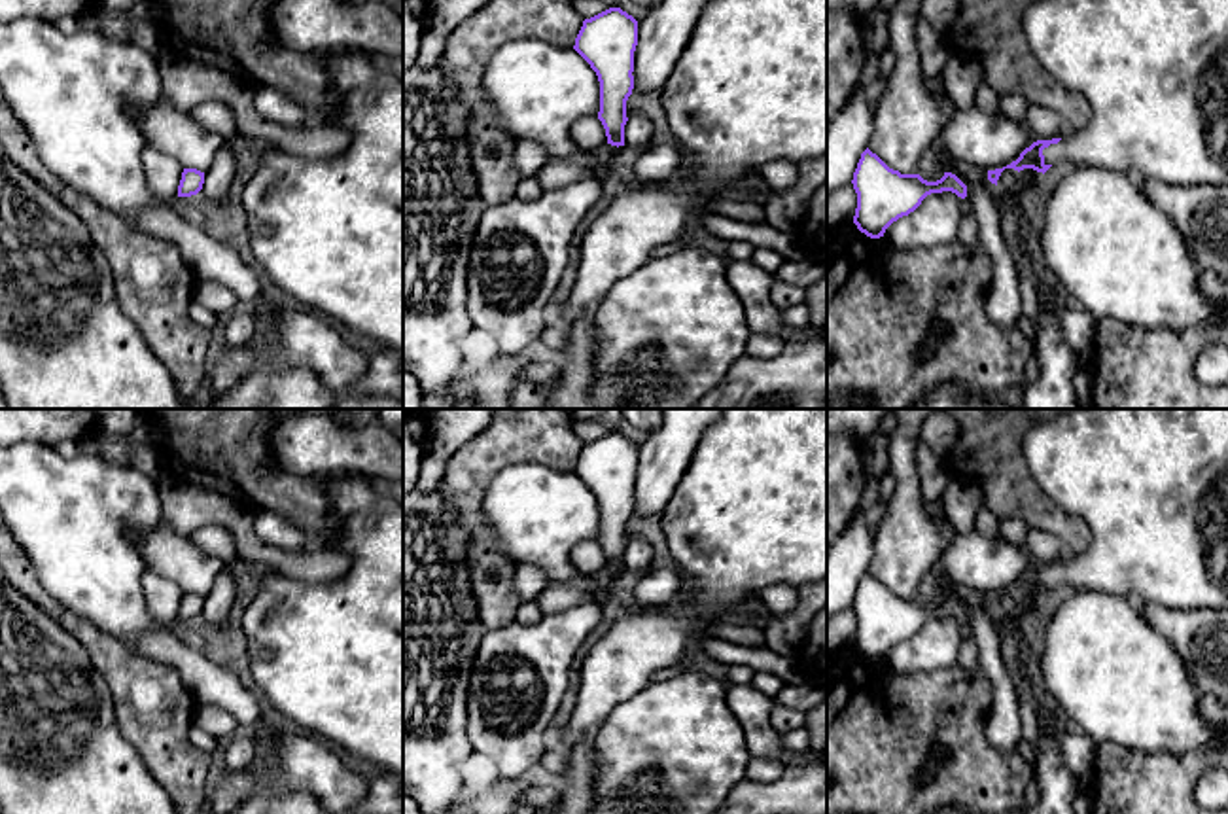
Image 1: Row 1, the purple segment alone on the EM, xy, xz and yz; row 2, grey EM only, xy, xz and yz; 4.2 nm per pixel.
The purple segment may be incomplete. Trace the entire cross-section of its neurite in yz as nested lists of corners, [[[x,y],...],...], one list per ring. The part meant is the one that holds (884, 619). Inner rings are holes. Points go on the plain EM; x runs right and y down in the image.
[[[868,572],[861,577],[851,608],[857,617],[853,647],[870,663],[884,661],[893,646],[914,636],[931,617],[952,615],[967,621],[967,610],[956,598],[944,596],[937,606],[901,598]]]

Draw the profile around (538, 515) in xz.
[[[535,462],[509,464],[492,477],[482,498],[482,521],[498,549],[517,564],[539,566],[547,574],[547,585],[581,583],[585,575],[570,555],[581,541],[600,536],[600,505],[590,488],[573,471]]]

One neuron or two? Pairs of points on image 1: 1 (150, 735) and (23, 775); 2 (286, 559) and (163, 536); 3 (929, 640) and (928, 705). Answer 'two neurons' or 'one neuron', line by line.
1: two neurons
2: two neurons
3: two neurons

